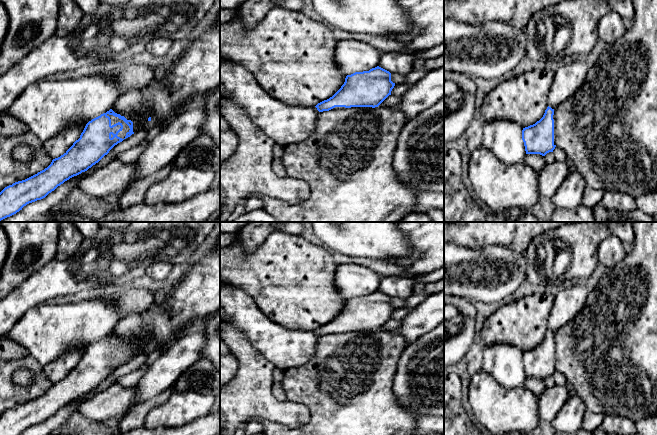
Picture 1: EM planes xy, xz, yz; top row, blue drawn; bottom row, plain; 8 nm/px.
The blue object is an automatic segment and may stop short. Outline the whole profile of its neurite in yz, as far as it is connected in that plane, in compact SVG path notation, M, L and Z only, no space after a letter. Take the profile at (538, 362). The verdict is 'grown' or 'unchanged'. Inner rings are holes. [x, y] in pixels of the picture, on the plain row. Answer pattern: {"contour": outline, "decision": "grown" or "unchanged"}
{"contour": "M547 331L543 341L535 348L523 352L522 364L526 378L545 380L555 373L555 339L554 333Z", "decision": "grown"}

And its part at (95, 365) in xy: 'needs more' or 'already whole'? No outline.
needs more

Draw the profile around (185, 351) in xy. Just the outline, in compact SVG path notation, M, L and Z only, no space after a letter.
M205 329L184 334L149 367L135 386L140 403L171 388L190 366L201 358L206 343Z

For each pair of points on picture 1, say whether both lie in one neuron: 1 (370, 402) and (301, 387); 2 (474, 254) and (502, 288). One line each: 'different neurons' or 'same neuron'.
1: same neuron
2: same neuron

